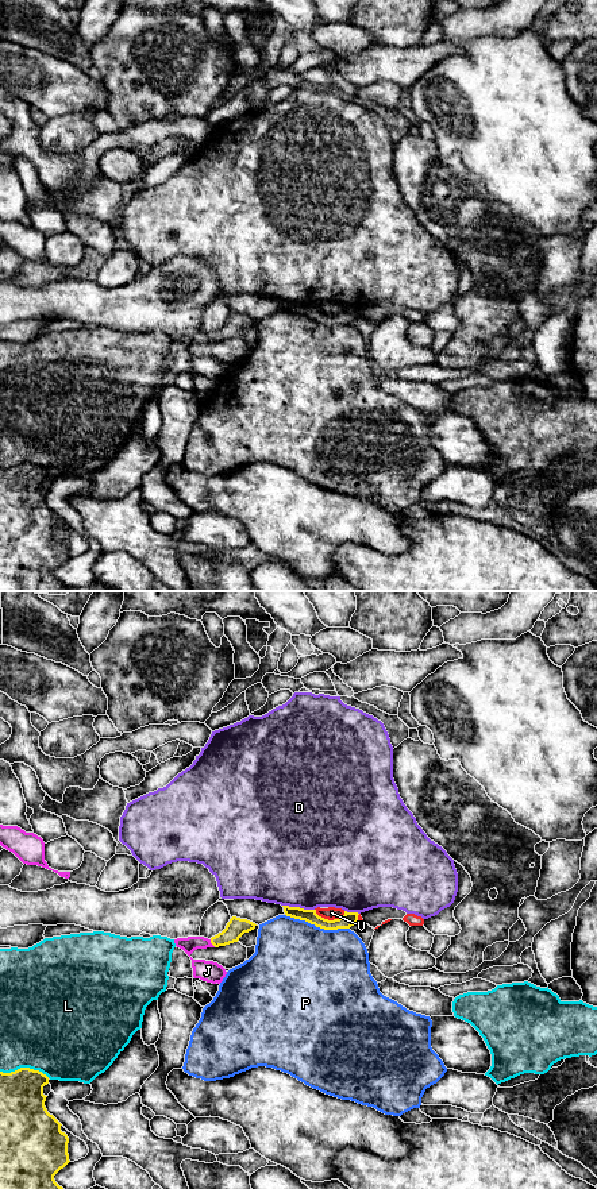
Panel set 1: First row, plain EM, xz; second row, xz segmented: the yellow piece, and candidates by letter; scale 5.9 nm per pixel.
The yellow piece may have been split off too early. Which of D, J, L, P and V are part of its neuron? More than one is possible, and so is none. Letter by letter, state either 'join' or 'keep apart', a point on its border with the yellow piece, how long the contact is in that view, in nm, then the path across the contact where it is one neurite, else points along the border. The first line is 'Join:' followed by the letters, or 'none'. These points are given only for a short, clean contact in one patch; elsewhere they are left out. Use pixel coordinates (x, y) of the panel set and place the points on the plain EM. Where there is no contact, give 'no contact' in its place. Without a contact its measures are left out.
Join: none
D: keep apart; contact xz (299, 302); length 190 nm
J: keep apart; contact xz (212, 339); length 60 nm; border xz (210, 335), (215, 342)
L: keep apart; contact xz (24, 463); length 300 nm
P: keep apart; contact xz (318, 321); length 400 nm
V: keep apart; contact xz (327, 315); length 190 nm; border xz (315, 304), (319, 311), (328, 315), (338, 315), (345, 309)

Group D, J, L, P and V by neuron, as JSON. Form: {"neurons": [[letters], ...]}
{"neurons": [["D"], ["J"], ["L"], ["P"], ["V"]]}

